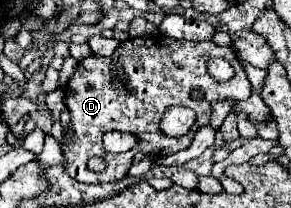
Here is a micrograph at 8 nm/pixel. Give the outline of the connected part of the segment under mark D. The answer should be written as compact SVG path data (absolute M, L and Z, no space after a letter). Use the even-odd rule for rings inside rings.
M136 37L122 41L110 57L90 55L78 63L76 73L70 77L64 89L64 103L70 111L70 125L74 129L74 139L70 139L70 147L64 151L66 155L66 171L74 179L82 183L112 183L126 177L132 159L136 153L166 157L170 153L178 153L188 149L194 133L210 123L212 103L214 101L244 101L250 97L250 81L242 63L236 59L230 47L218 47L212 41L202 43L186 43L174 41L168 37ZM212 57L222 57L234 67L234 77L228 83L214 81L206 71L206 61ZM202 89L202 97L194 99L192 93ZM172 105L190 107L196 113L196 123L182 137L170 137L160 131L162 115ZM108 131L124 131L132 133L138 143L120 155L106 153L102 147L102 135ZM90 157L102 157L106 161L104 173L94 173L88 169Z

